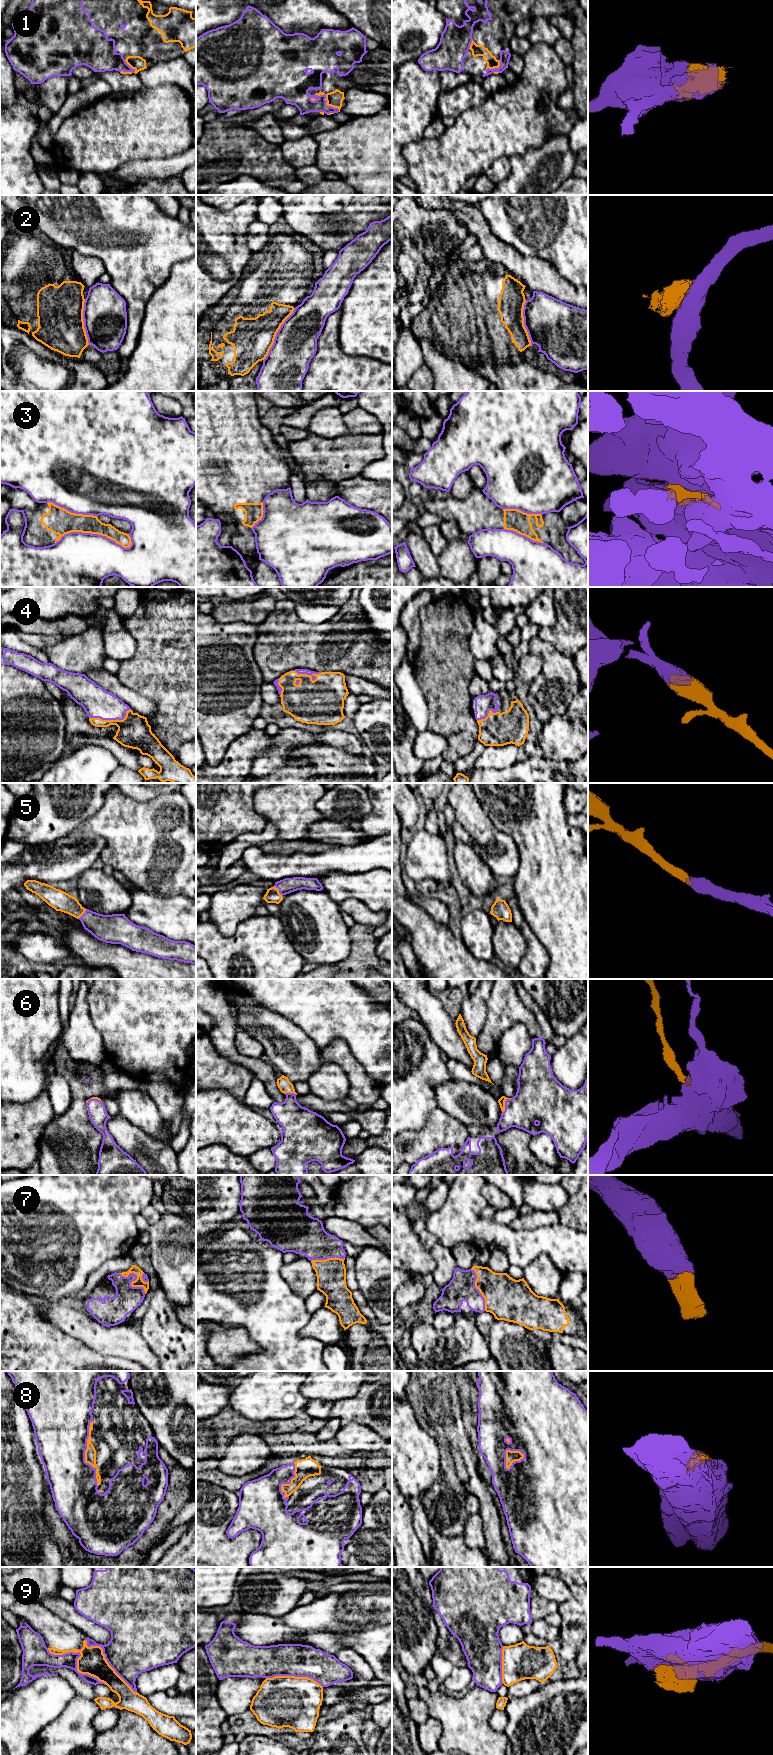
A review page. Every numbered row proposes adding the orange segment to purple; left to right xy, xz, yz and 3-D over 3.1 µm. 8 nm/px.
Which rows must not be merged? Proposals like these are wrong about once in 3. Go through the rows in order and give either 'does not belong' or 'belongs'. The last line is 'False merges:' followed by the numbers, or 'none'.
1: belongs
2: does not belong
3: does not belong
4: belongs
5: belongs
6: belongs
7: belongs
8: belongs
9: does not belong
False merges: 2, 3, 9

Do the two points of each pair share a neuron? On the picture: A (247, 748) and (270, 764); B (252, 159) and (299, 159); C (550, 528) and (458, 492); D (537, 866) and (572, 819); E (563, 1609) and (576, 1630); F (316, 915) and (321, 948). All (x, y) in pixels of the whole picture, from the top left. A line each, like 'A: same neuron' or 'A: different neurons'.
A: different neurons
B: different neurons
C: different neurons
D: different neurons
E: same neuron
F: same neuron

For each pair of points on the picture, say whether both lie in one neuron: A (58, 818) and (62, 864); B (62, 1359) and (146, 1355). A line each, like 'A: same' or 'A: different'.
A: different
B: different

